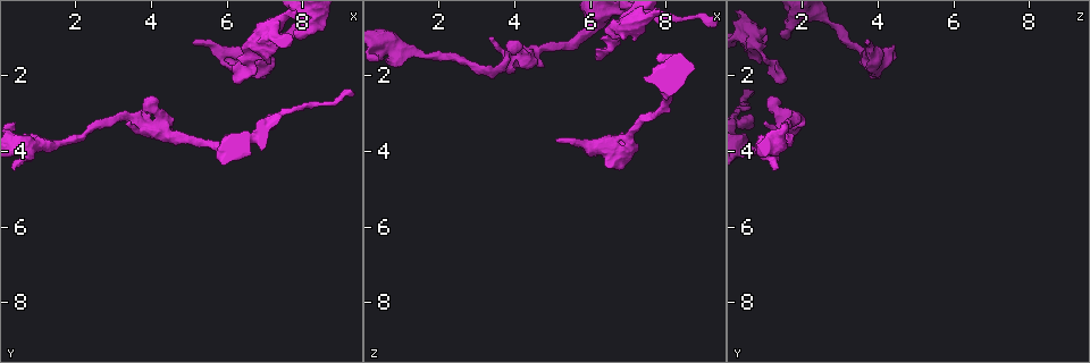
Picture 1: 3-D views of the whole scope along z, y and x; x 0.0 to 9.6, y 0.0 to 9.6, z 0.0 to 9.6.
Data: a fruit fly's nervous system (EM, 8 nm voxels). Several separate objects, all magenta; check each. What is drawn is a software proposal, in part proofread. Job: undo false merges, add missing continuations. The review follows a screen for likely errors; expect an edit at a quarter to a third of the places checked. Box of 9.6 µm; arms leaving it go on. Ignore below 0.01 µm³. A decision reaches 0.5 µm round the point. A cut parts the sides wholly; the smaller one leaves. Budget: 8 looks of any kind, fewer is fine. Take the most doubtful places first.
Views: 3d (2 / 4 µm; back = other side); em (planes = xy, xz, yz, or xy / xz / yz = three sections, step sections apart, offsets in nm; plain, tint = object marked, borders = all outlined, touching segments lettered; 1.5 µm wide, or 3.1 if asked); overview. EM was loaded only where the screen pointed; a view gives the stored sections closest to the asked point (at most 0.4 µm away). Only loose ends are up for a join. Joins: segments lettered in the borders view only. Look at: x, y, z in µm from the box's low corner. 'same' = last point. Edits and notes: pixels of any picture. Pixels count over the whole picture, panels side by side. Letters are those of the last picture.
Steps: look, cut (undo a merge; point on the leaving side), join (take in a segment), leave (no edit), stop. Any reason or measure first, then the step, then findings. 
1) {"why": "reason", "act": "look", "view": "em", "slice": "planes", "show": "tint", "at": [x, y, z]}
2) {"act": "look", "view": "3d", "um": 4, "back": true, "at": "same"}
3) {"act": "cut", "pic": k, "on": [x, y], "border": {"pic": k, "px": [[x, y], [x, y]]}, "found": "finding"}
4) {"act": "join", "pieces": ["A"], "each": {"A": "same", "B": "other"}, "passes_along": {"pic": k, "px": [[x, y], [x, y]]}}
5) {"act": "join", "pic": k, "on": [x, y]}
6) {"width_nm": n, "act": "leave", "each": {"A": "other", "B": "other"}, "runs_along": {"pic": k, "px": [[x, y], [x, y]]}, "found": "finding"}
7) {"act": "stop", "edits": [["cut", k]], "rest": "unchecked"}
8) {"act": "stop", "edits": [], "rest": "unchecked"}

{"act": "look", "view": "em", "slice": "planes", "show": "borders", "at": [6.25, 2.25, 1.45]}

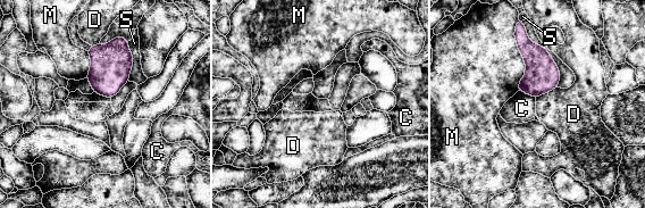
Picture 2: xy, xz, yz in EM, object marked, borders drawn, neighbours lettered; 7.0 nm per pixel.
{"longest_contact_nm": ["M", 460], "act": "leave", "each": {"C": "other", "D": "other", "M": "other", "S": "other"}, "found": "none of them fits"}

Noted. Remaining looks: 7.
{"why": "an open end", "act": "look", "view": "em", "slice": "planes", "show": "tint", "at": [5.15, 1.10, 3.65]}

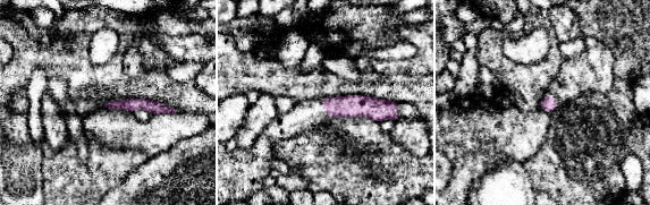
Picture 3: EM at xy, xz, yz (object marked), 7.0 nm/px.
{"act": "look", "view": "em", "slice": "planes", "show": "borders", "at": "same"}

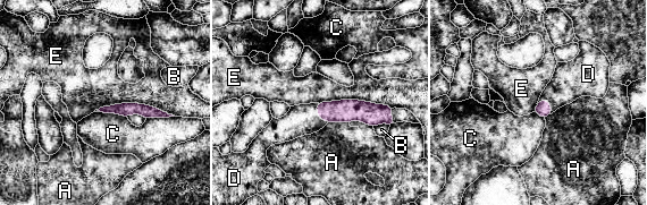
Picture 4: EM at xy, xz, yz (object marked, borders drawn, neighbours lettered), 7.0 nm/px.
{"act": "join", "pieces": ["D"], "each": {"A": "other", "B": "other", "C": "other", "D": "same", "E": "other"}, "passes_along": {"pic": 4, "px": [[543, 109], [551, 105], [572, 79]]}, "found": "it goes on there"}

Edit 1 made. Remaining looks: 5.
{"why": "sharp bend", "act": "look", "view": "3d", "um": 2, "at": [4.10, 2.75, 1.25]}

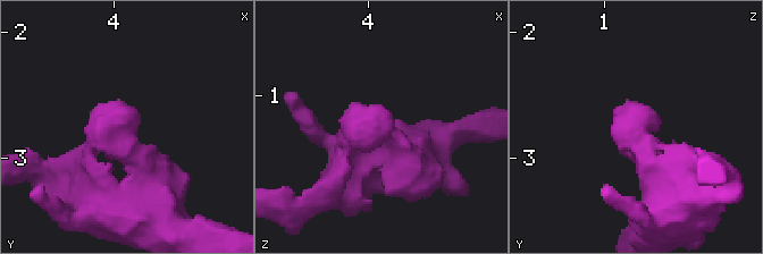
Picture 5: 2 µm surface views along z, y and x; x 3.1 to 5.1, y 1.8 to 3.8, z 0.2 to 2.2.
{"act": "look", "view": "em", "slice": "planes", "show": "tint", "at": [4.08, 2.74, 1.22]}

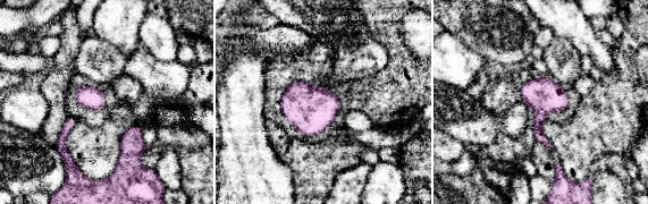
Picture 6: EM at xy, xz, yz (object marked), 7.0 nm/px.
{"act": "look", "view": "em", "slice": "planes", "show": "borders", "at": "same"}

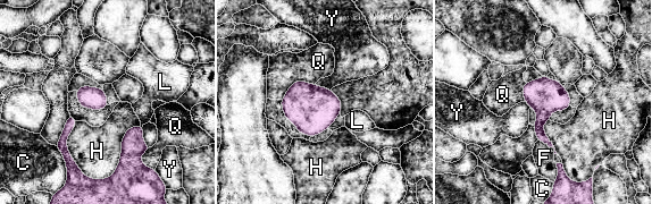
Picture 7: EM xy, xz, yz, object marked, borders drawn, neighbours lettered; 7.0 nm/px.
{"longest_contact_nm": ["H", 460], "act": "leave", "each": {"C": "other", "F": "other", "H": "other", "L": "other", "Q": "other", "Y": "other"}, "border": {"pic": 7, "px": [[315, 84], [295, 81], [282, 100]]}, "found": "all the same neuron"}

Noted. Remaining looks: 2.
{"act": "stop", "edits": [["join", 4]], "rest": "unchecked"}

